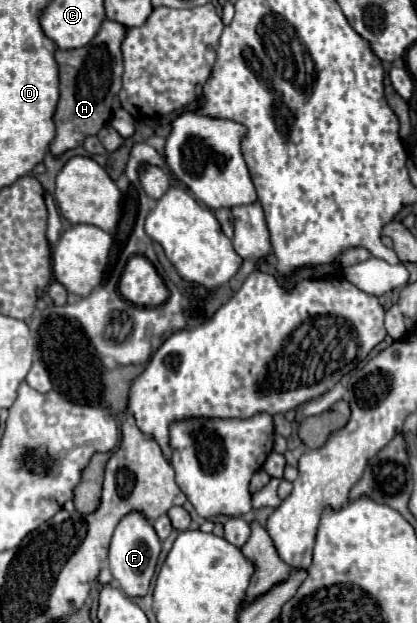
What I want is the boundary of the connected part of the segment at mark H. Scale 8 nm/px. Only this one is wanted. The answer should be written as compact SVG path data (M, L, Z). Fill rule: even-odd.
M103 19L99 33L81 49L73 51L55 51L55 61L59 65L59 103L53 115L55 139L51 143L51 153L61 155L67 149L73 149L83 143L87 135L95 135L111 117L111 101L121 89L123 75L123 55L121 43L125 39L127 27L117 21Z

